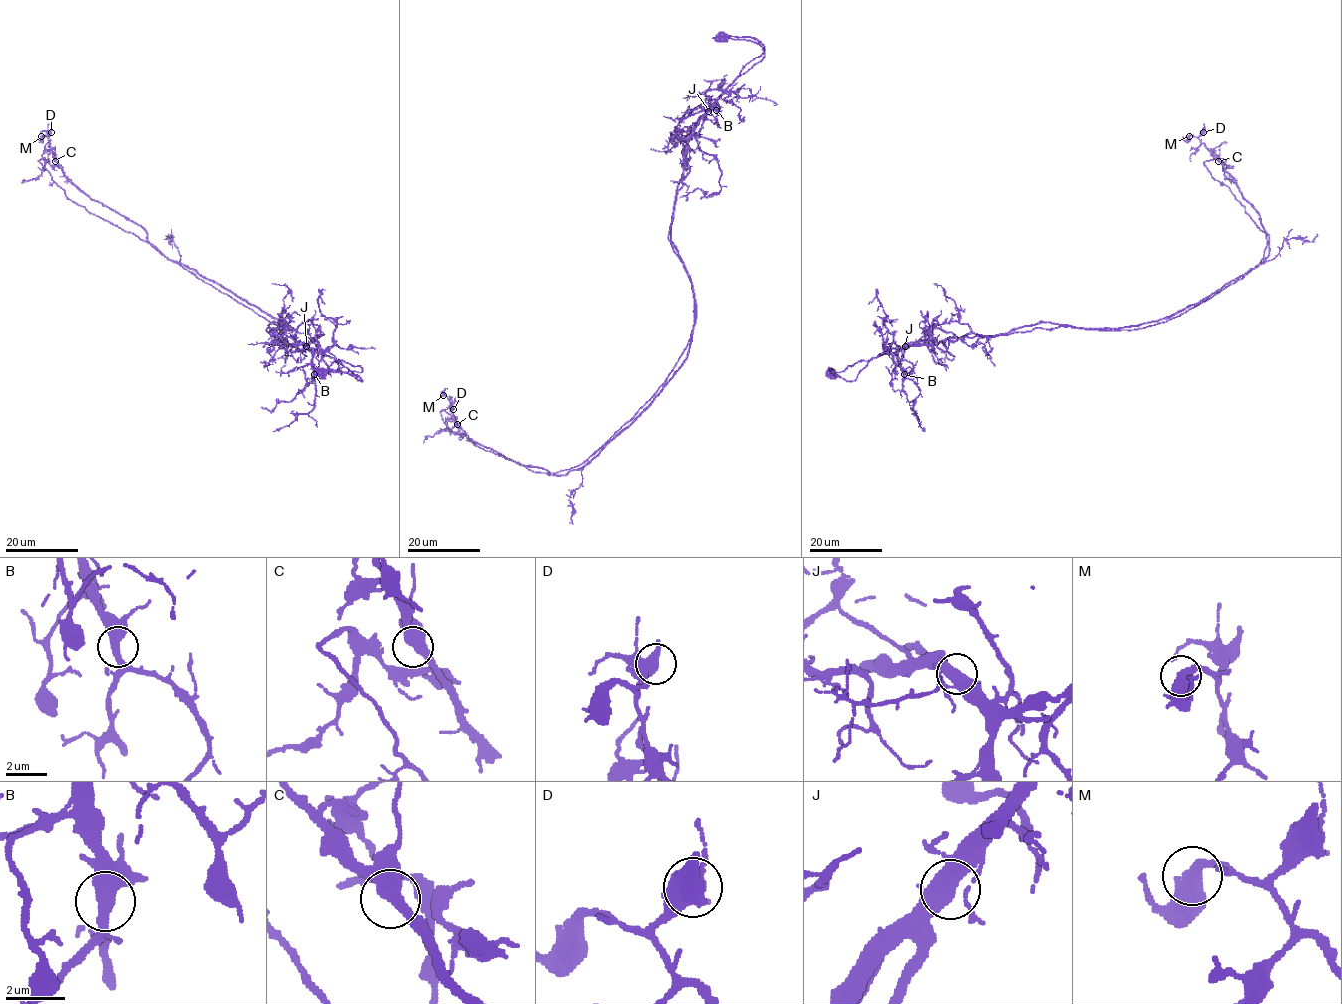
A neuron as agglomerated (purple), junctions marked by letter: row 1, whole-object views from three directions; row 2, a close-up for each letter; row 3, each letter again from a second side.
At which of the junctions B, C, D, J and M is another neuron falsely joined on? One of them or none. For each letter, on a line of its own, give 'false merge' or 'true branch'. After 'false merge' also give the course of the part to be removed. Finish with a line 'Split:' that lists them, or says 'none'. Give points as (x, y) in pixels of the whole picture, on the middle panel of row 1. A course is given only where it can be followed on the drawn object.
B: true branch
C: true branch
D: true branch
J: false merge; course (708, 111), (668, 234), (696, 323), (657, 392), (556, 473), (475, 446), (442, 410), (423, 443)
M: true branch
Split: J

